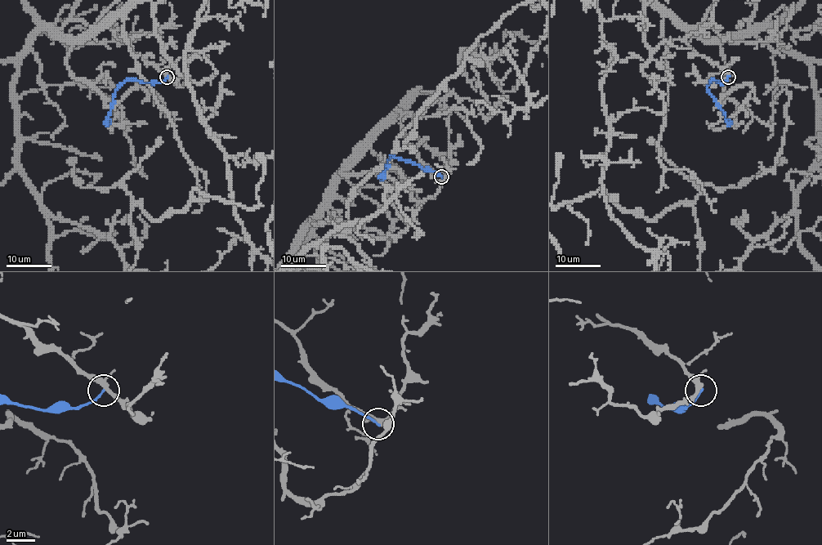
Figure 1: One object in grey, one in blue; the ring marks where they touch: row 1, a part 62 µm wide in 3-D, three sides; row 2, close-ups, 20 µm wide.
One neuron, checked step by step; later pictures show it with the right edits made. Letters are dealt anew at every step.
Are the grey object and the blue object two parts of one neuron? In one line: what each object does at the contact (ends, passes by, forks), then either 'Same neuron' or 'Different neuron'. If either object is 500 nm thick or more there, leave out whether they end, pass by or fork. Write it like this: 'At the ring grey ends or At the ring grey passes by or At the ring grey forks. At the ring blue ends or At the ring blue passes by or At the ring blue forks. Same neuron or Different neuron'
At the ring grey forks. At the ring blue ends. Different neuron

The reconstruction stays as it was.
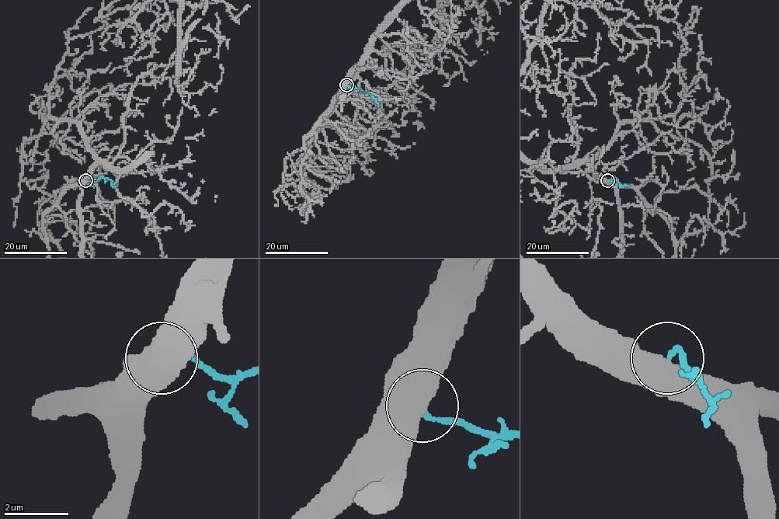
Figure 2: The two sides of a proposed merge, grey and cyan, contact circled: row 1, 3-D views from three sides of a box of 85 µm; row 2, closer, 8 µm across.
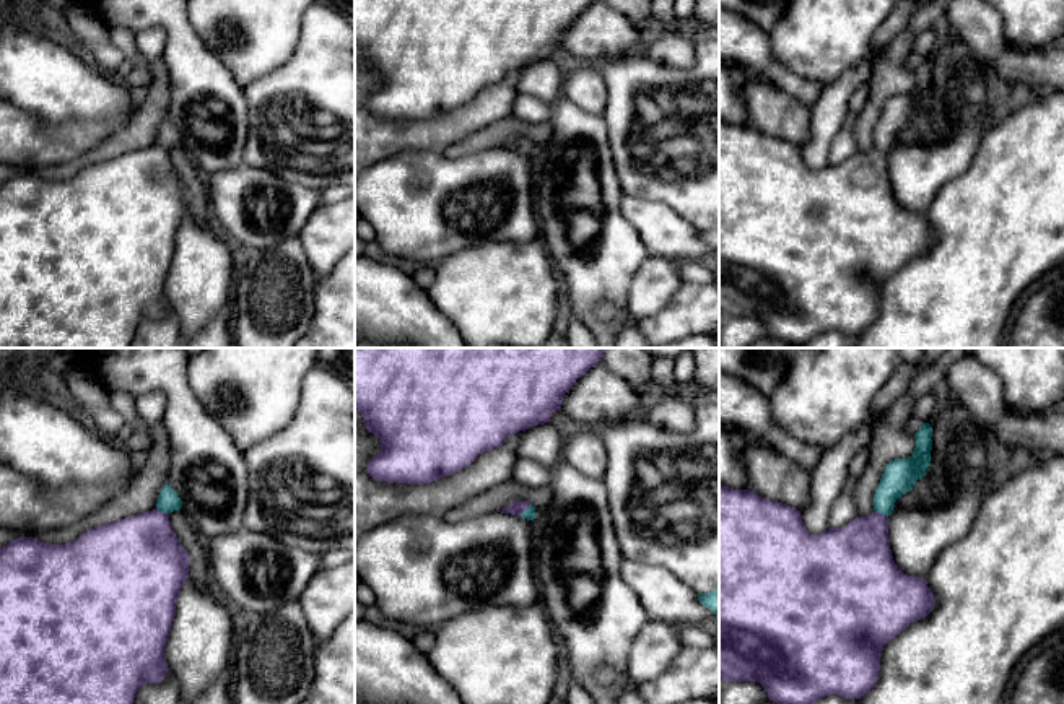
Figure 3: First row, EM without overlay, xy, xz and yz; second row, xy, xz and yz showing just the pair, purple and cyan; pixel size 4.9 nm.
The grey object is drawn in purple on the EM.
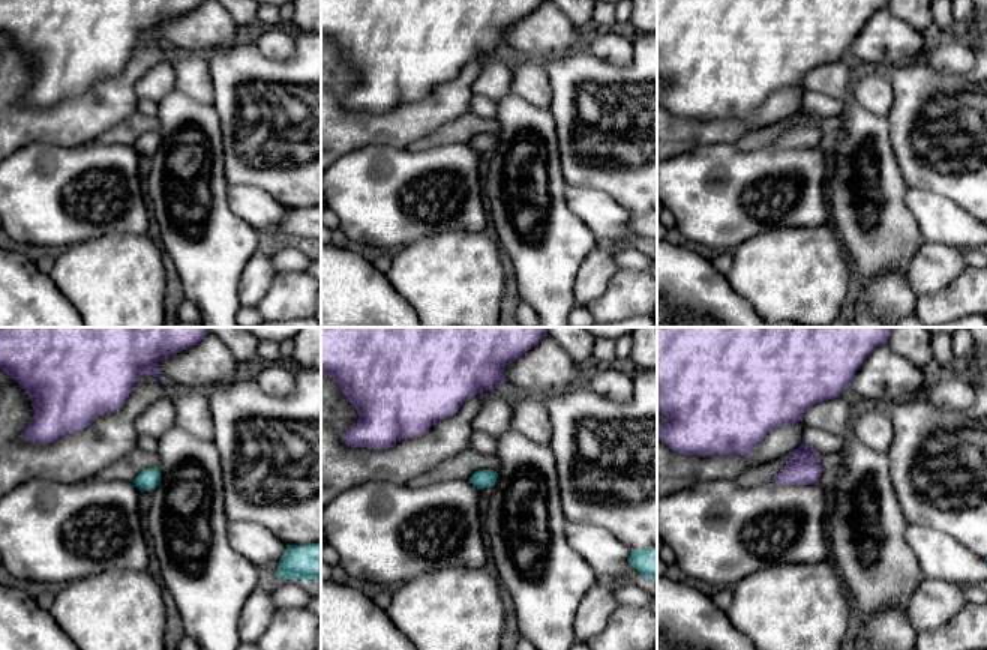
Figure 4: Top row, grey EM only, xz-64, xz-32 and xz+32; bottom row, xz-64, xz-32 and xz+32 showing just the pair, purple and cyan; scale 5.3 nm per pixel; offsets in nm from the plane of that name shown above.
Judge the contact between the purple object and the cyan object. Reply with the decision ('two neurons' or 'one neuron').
one neuron

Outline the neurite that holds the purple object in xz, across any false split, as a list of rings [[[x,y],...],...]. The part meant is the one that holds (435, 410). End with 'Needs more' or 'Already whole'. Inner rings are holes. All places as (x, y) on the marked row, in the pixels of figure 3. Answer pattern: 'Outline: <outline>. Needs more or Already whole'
Outline: [[[355,348],[355,411],[360,411],[369,432],[381,439],[381,450],[368,463],[368,473],[377,481],[425,485],[469,467],[480,454],[496,449],[506,439],[532,426],[545,424],[561,410],[565,393],[574,382],[604,358],[605,348]]]. Already whole

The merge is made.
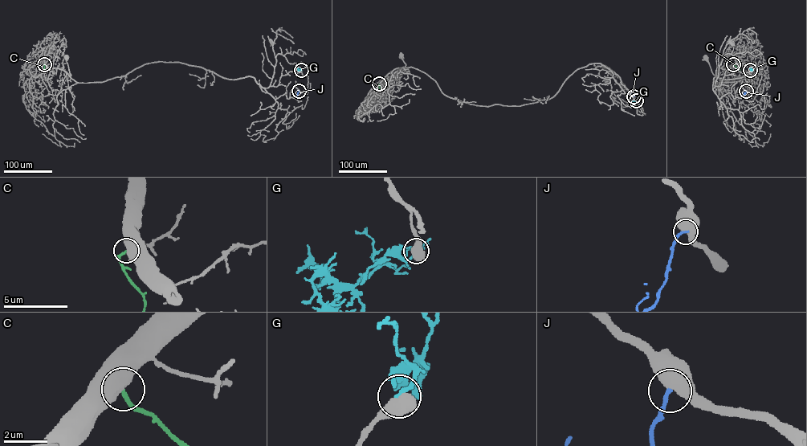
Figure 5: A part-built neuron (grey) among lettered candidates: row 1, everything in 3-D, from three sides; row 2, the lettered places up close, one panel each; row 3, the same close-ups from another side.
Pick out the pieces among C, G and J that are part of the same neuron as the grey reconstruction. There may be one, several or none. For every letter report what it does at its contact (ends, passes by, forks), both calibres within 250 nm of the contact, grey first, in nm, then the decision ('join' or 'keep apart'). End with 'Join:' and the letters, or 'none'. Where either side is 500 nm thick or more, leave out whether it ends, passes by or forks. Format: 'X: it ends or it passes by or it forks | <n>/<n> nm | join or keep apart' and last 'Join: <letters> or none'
C: 750/180 nm | join
G: 850/240 nm | keep apart
J: 850/190 nm | keep apart
Join: C

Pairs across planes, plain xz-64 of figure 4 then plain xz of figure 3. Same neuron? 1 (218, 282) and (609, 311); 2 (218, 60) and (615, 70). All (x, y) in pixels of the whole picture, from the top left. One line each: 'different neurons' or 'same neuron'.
1: different neurons
2: same neuron

